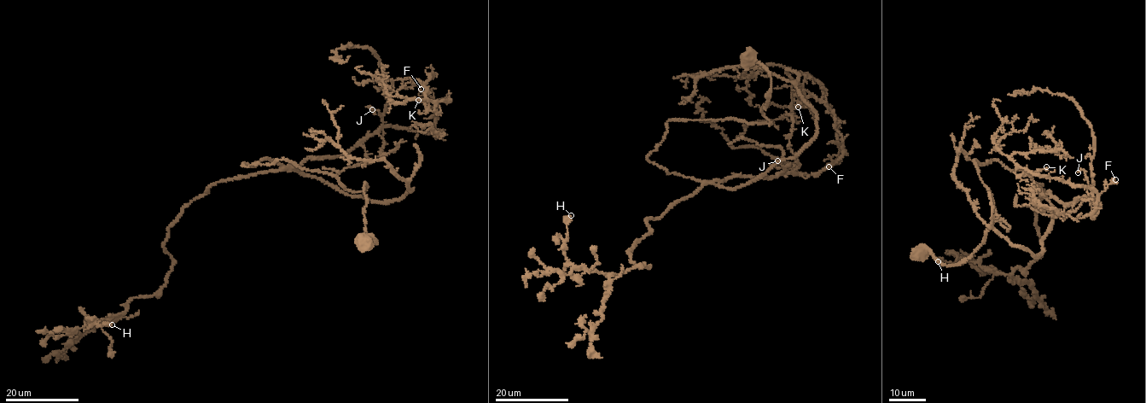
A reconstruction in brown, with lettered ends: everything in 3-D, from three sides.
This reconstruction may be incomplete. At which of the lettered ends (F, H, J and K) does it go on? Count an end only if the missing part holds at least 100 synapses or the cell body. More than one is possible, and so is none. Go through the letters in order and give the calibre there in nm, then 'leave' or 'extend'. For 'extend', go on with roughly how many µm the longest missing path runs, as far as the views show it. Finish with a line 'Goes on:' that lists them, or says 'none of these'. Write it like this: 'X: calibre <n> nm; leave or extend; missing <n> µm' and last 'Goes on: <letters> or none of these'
F: calibre 160 nm; leave
H: calibre 240 nm; leave
J: calibre 150 nm; leave
K: calibre 180 nm; leave
Goes on: none of these

